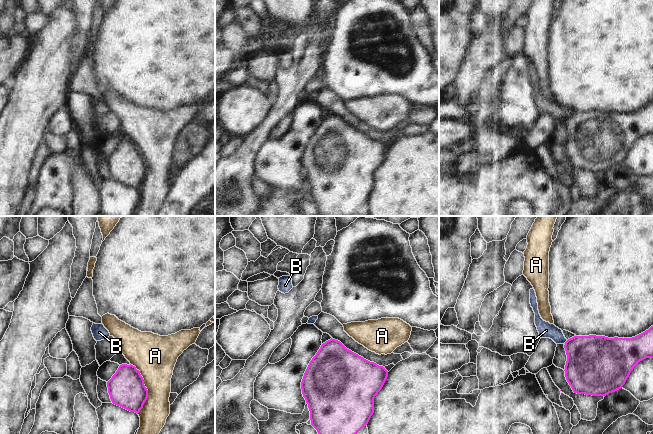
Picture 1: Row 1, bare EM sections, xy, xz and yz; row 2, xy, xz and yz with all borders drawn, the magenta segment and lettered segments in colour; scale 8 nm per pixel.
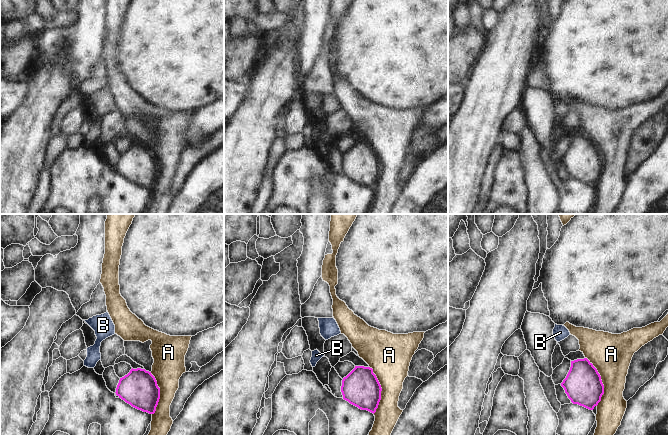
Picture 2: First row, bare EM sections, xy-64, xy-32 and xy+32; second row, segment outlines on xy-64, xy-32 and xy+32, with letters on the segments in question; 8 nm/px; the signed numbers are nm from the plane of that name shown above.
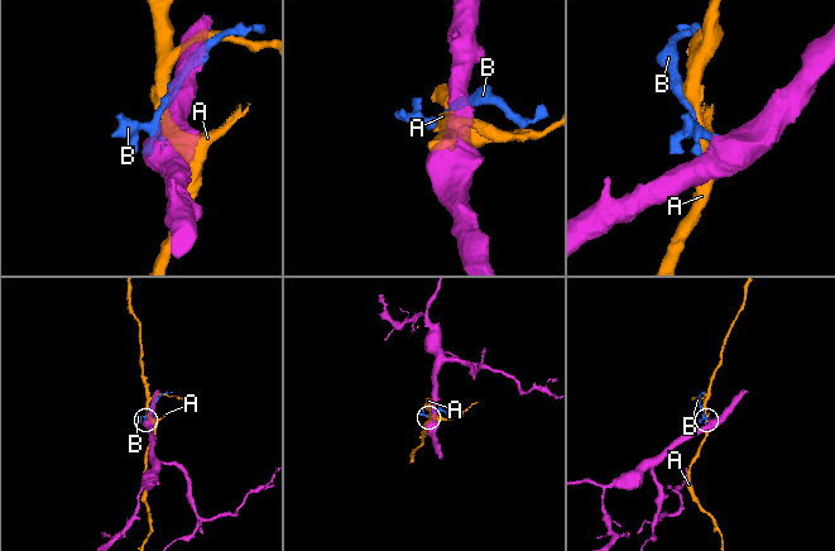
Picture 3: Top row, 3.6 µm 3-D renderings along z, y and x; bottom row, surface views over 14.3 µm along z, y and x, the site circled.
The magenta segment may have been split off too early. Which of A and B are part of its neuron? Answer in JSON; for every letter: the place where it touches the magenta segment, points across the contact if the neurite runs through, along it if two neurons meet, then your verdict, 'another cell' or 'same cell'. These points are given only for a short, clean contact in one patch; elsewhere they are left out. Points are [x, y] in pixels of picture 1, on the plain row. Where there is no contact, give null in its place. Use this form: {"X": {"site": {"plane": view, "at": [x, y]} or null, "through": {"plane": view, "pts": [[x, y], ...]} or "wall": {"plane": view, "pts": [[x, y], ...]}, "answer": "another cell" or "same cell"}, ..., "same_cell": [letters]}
{"A": {"site": {"plane": "xy", "at": [146, 164]}, "answer": "another cell"}, "B": {"site": {"plane": "yz", "at": [565, 119]}, "through": {"plane": "yz", "pts": [[591, 136], [578, 124], [565, 119], [553, 108], [546, 106]]}, "answer": "same cell"}, "same_cell": ["B"]}

